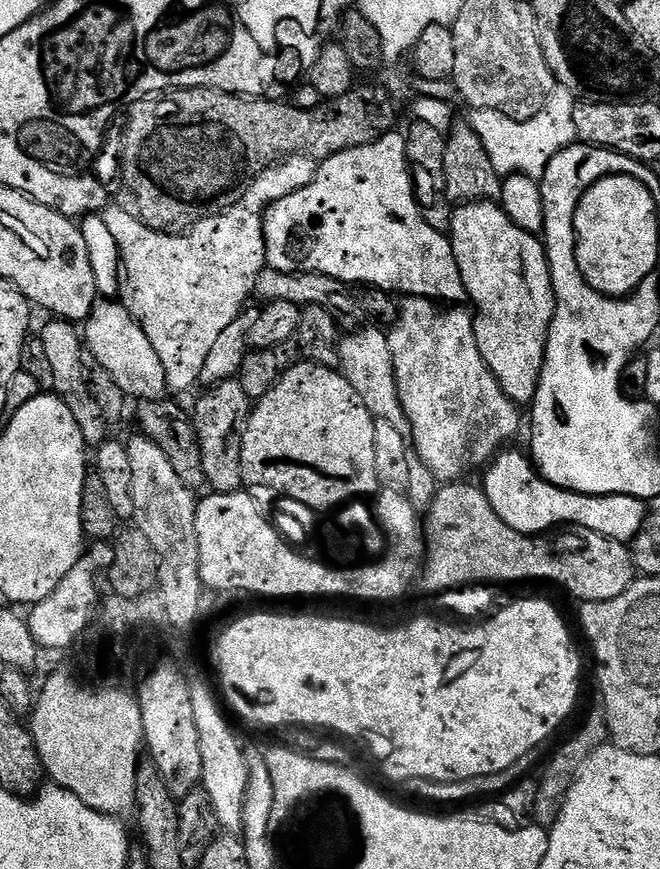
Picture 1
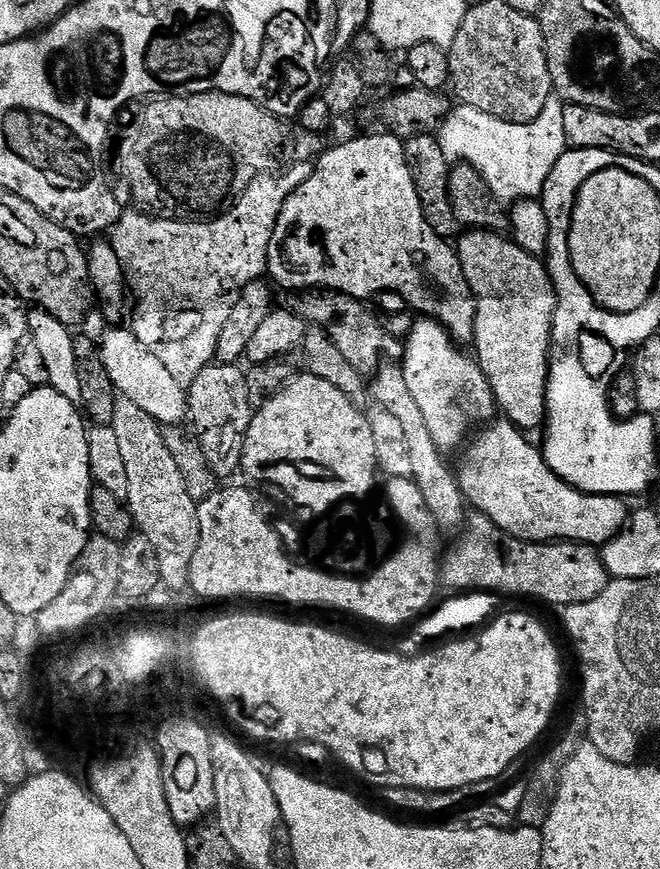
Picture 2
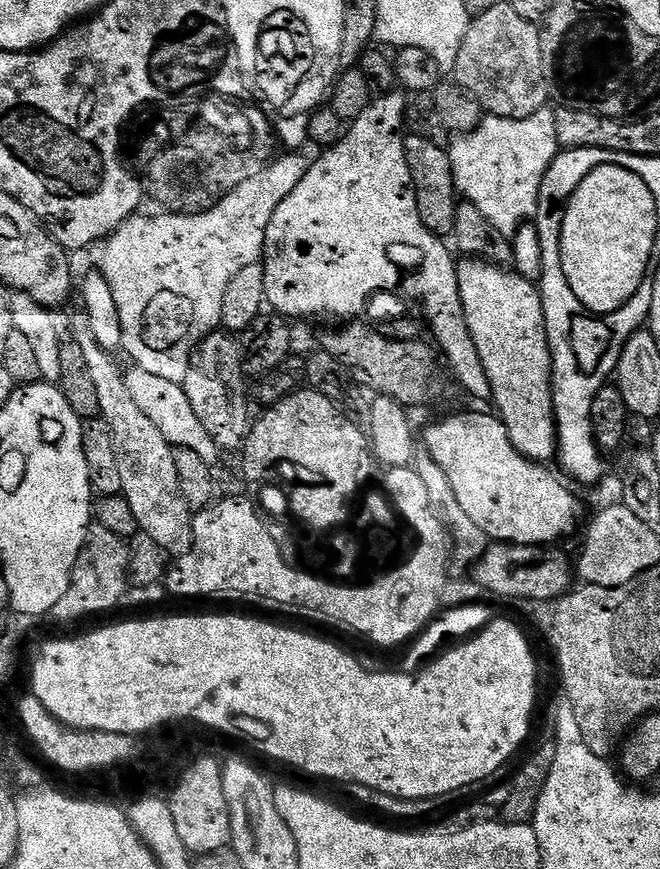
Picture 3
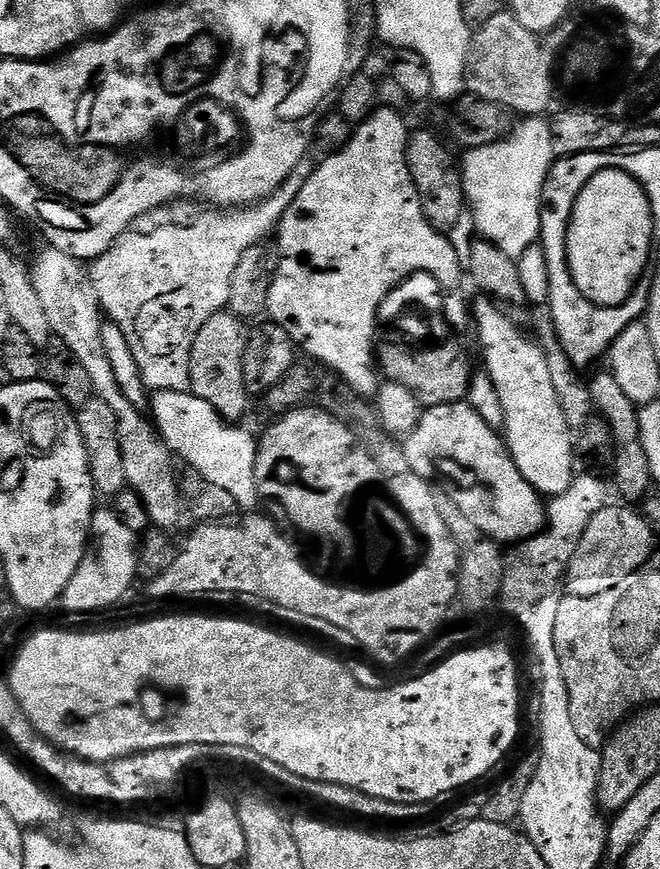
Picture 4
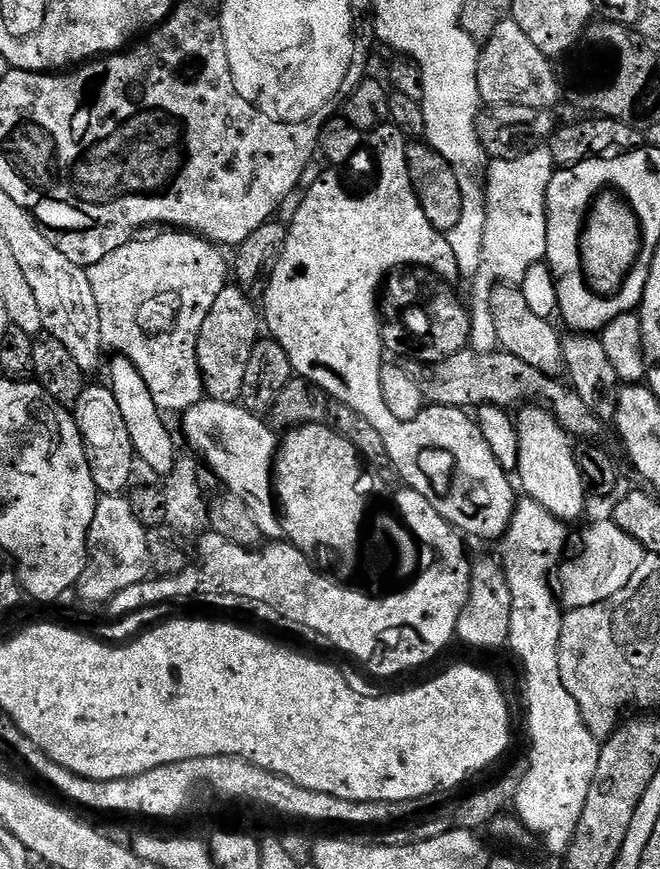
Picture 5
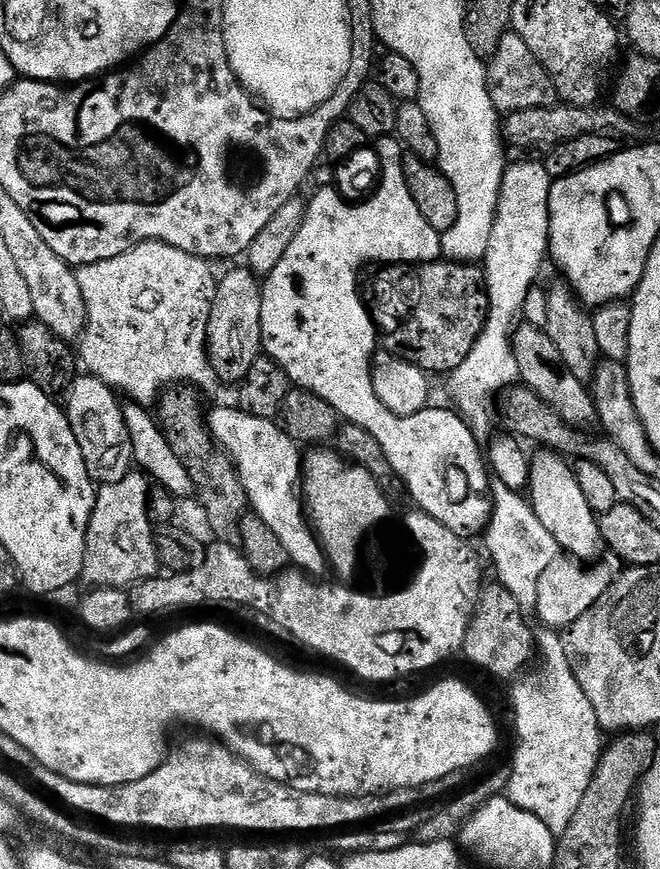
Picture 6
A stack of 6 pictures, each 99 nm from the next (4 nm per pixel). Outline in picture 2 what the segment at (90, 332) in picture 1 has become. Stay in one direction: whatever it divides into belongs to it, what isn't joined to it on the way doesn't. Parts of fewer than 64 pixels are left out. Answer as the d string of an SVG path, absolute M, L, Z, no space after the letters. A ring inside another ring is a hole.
M112 326L107 330L109 332L105 334L104 341L99 341L98 347L106 374L116 387L117 393L123 399L134 402L134 406L146 410L146 414L150 414L150 418L154 418L161 426L183 425L188 414L188 394L185 385L176 380L174 374L170 374L170 370L166 370L166 366L162 366L162 362L158 362L158 358L154 358L150 350L146 350L146 346L142 346L142 342L133 334L131 327Z

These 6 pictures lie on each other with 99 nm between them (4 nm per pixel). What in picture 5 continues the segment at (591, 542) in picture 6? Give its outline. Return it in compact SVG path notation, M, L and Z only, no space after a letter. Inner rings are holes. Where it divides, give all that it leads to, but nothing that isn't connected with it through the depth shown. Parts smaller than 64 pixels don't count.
M543 406L521 407L514 419L518 430L518 466L515 475L520 476L523 495L550 510L554 518L565 522L578 519L584 512L586 485L578 470L573 437Z

